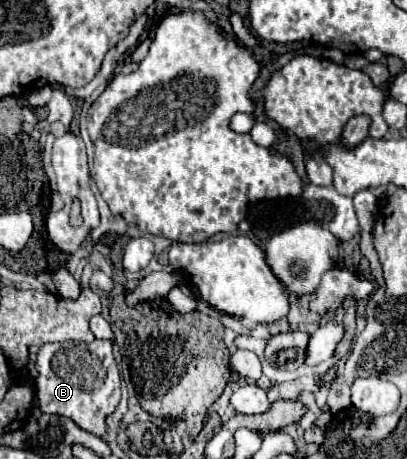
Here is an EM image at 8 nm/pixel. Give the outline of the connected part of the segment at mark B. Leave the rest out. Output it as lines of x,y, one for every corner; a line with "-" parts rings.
93,340
89,344
75,342
69,348
63,344
43,344
35,362
39,372
35,384
41,412
71,418
79,428
103,436
105,418
117,408
121,398
121,378
111,346
111,340

